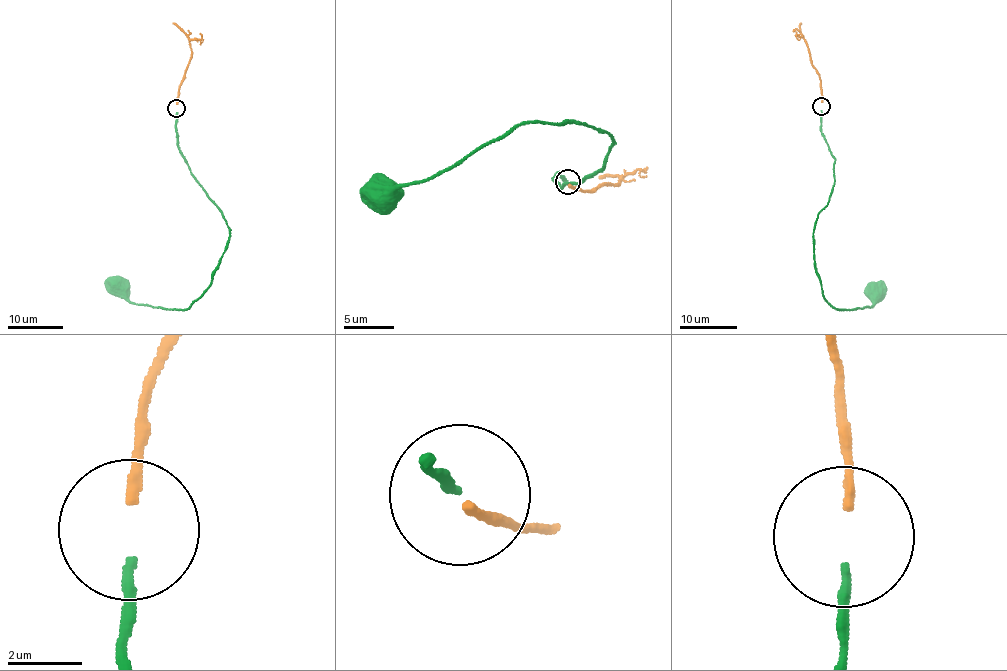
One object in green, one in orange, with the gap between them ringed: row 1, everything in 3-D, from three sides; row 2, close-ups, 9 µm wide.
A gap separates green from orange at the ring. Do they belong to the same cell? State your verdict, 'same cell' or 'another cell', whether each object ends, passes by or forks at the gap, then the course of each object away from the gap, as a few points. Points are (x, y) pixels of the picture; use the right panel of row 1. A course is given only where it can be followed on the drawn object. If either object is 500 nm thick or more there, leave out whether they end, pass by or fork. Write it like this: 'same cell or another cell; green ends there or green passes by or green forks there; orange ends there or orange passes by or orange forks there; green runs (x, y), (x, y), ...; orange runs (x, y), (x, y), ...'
same cell; green ends there; orange ends there; green runs (820, 110), (834, 158), (833, 191), (815, 222), (823, 296), (852, 310), (871, 307), (876, 294); orange runs (820, 102), (822, 85), (800, 32), (799, 23)

